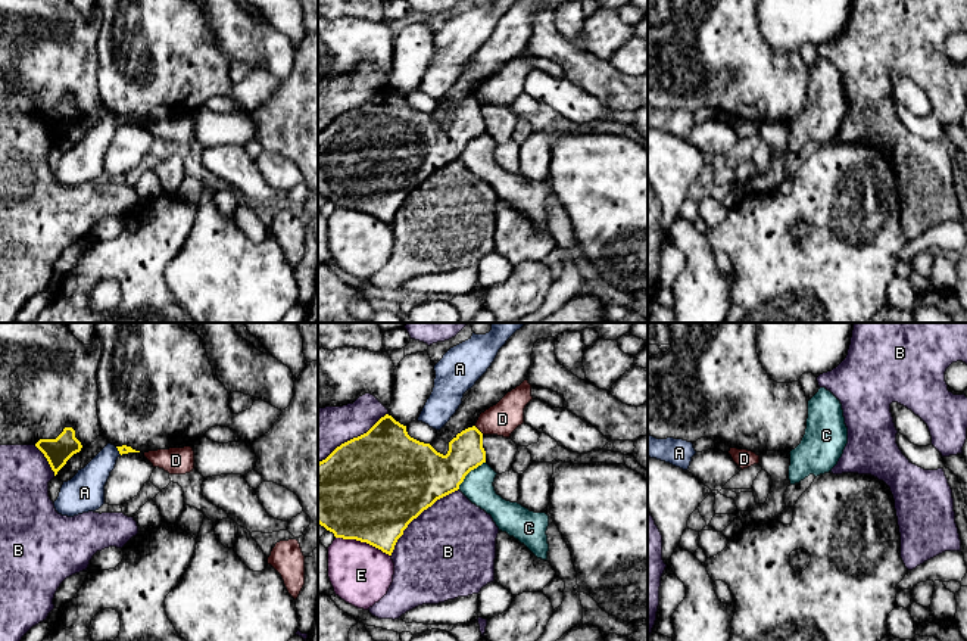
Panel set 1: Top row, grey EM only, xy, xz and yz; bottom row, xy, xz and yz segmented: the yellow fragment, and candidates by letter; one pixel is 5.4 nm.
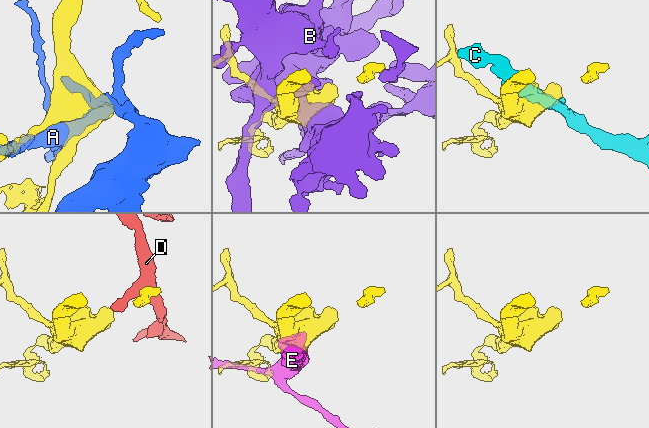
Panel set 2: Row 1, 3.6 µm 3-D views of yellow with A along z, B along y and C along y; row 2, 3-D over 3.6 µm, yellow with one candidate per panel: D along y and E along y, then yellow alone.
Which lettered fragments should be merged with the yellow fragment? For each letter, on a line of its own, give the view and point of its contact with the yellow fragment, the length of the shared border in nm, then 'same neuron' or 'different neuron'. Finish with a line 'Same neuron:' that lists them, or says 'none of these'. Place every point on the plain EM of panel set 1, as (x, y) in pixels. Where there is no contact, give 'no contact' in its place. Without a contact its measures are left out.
A: xy (118, 120) | 60 nm | different neuron
B: xz (418, 184) | 500 nm | different neuron
C: xz (468, 142) | 220 nm | different neuron
D: xz (477, 99) | 70 nm | different neuron
E: xz (364, 211) | 320 nm | different neuron
Same neuron: none of these

